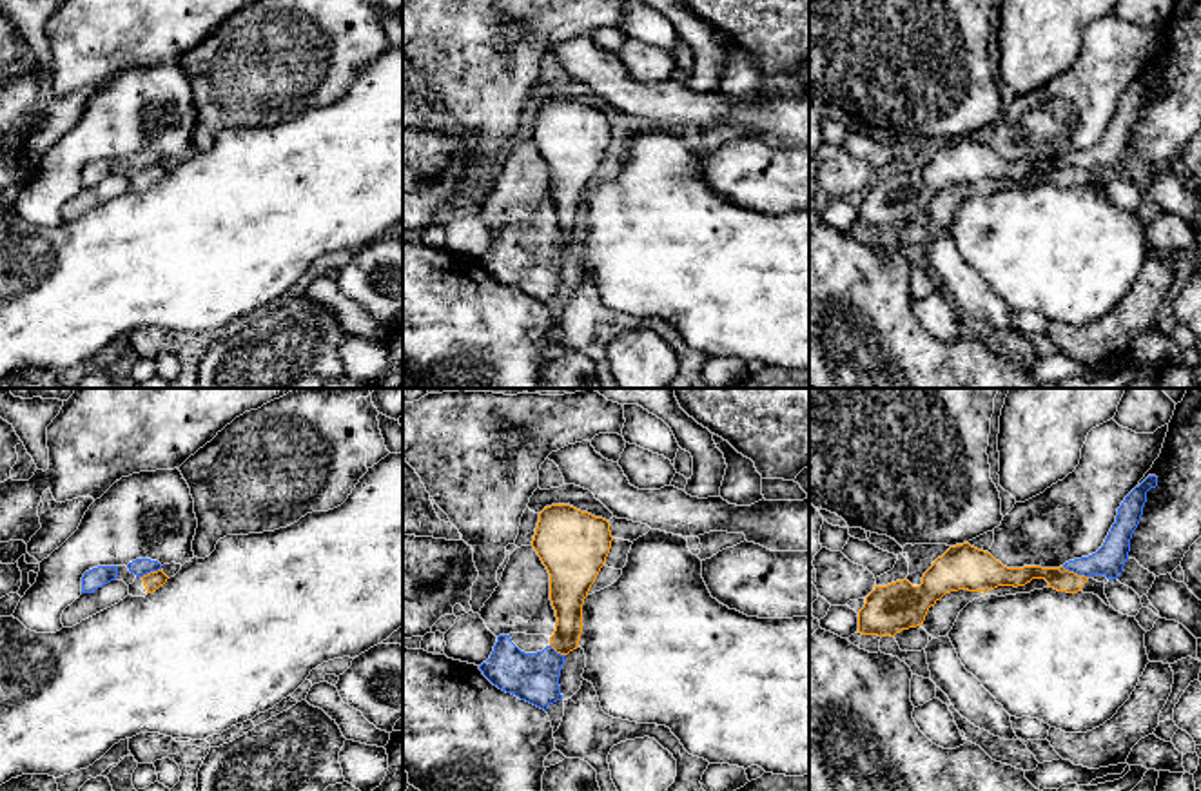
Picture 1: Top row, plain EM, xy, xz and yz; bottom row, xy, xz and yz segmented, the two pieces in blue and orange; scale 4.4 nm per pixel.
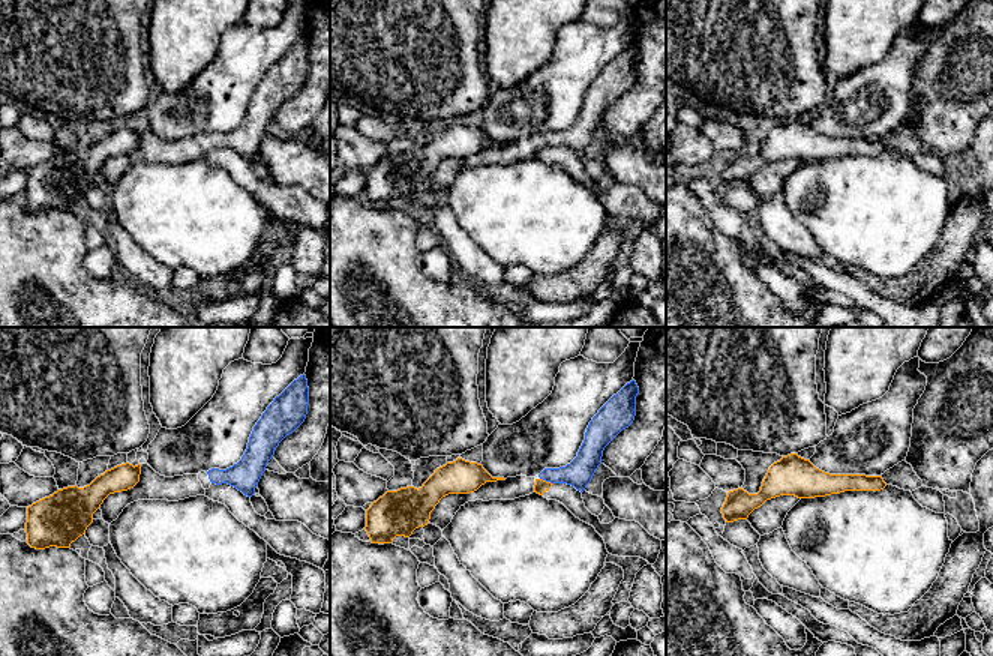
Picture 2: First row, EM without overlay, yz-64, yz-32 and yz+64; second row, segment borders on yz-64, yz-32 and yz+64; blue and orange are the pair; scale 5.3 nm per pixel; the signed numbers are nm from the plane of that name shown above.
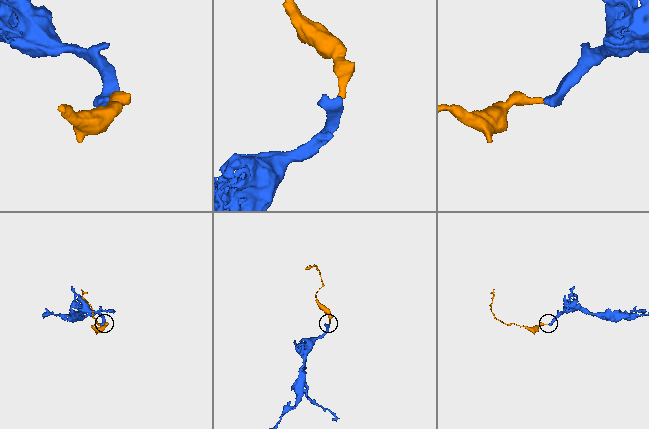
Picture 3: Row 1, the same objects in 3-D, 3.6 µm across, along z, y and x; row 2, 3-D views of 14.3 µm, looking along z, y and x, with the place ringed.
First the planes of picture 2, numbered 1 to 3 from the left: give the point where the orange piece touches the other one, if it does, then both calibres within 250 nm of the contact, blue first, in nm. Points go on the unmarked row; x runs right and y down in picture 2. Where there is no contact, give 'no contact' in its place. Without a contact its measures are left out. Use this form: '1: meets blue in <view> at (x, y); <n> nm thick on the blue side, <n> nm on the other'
1: no contact
2: meets blue in yz-32 at (546, 144); 150 nm thick on the blue side, 70 nm on the other
3: no contact

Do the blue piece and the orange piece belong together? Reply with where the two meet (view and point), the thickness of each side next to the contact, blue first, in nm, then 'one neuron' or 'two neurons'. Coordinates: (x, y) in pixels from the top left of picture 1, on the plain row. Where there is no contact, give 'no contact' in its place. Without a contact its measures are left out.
yz (1074, 166) | 140/100 nm | two neurons

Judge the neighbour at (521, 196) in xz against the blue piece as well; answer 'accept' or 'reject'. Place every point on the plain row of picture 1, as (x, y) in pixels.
accept

